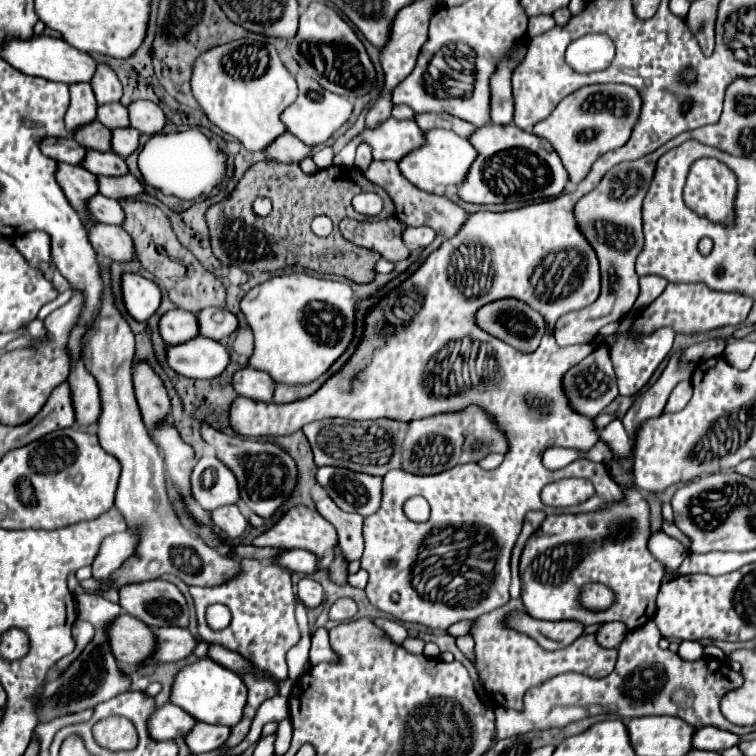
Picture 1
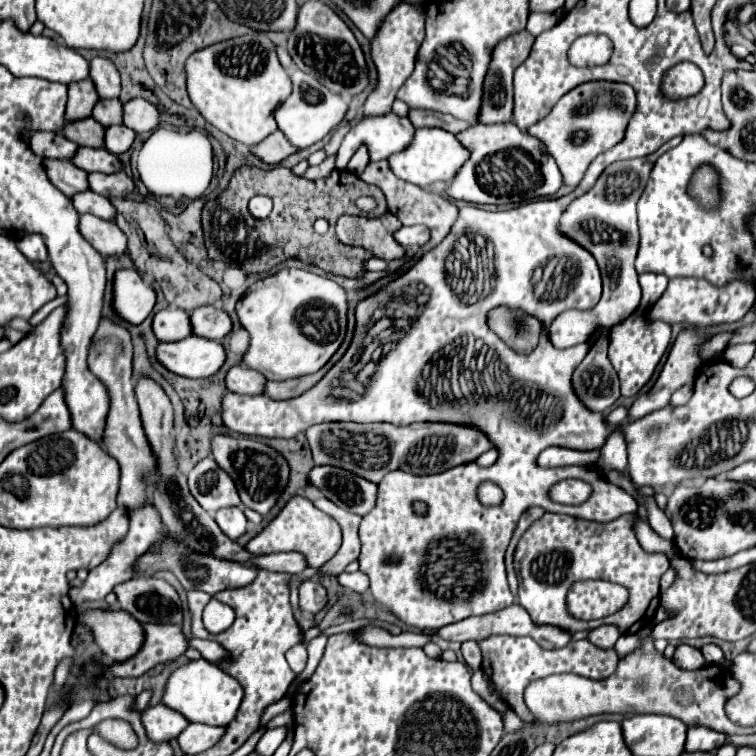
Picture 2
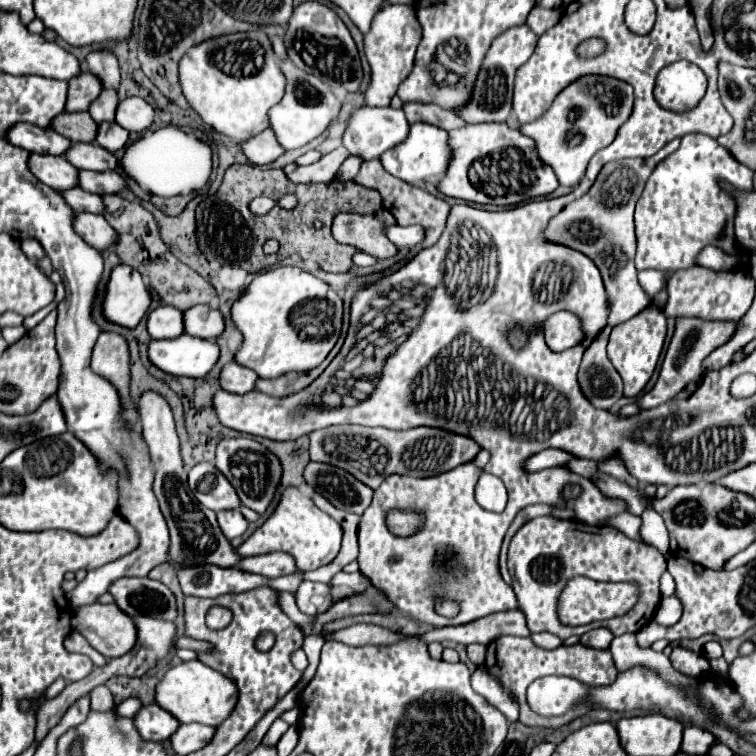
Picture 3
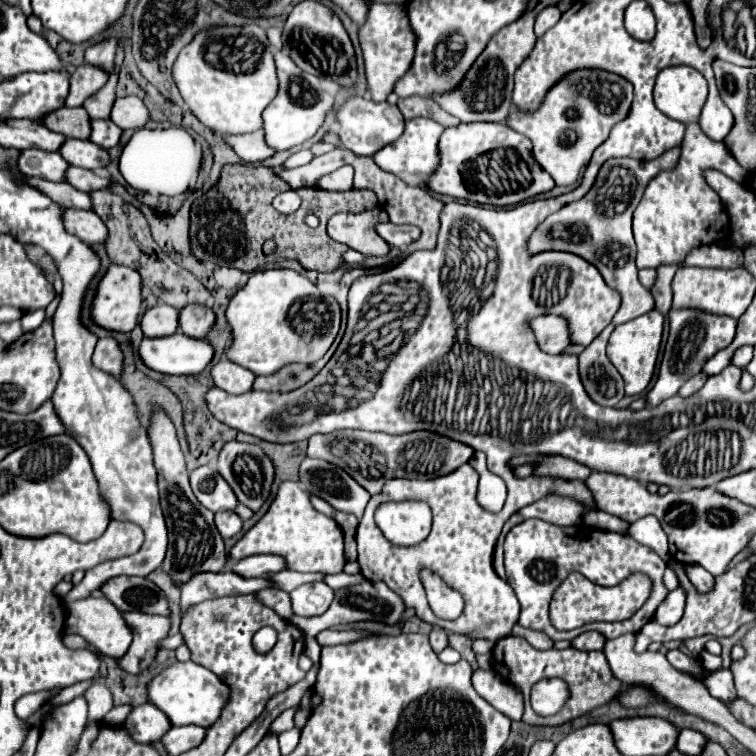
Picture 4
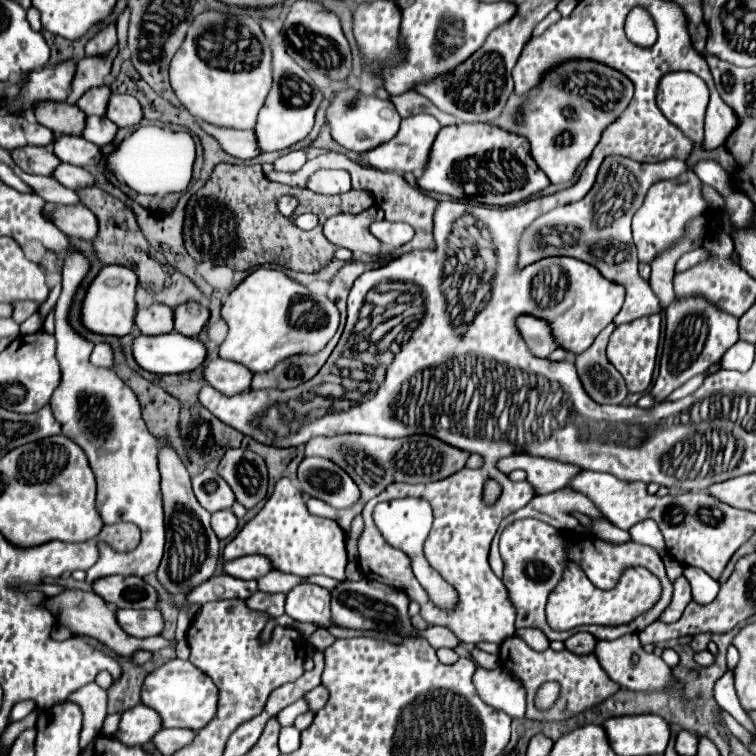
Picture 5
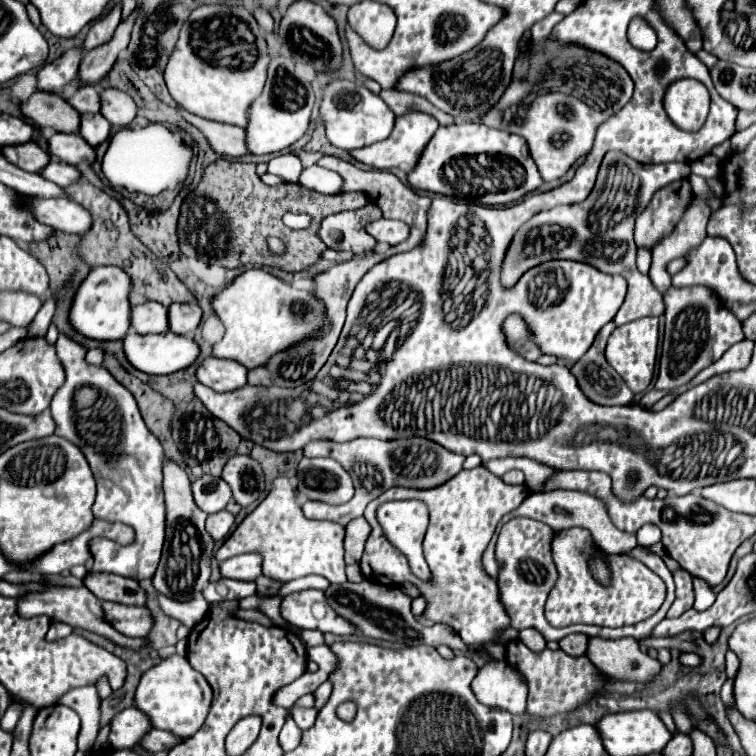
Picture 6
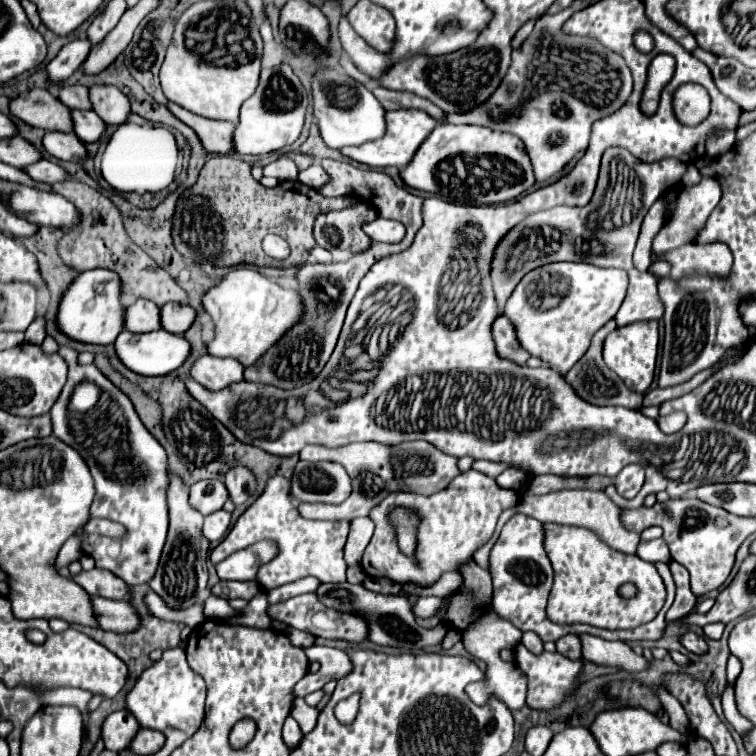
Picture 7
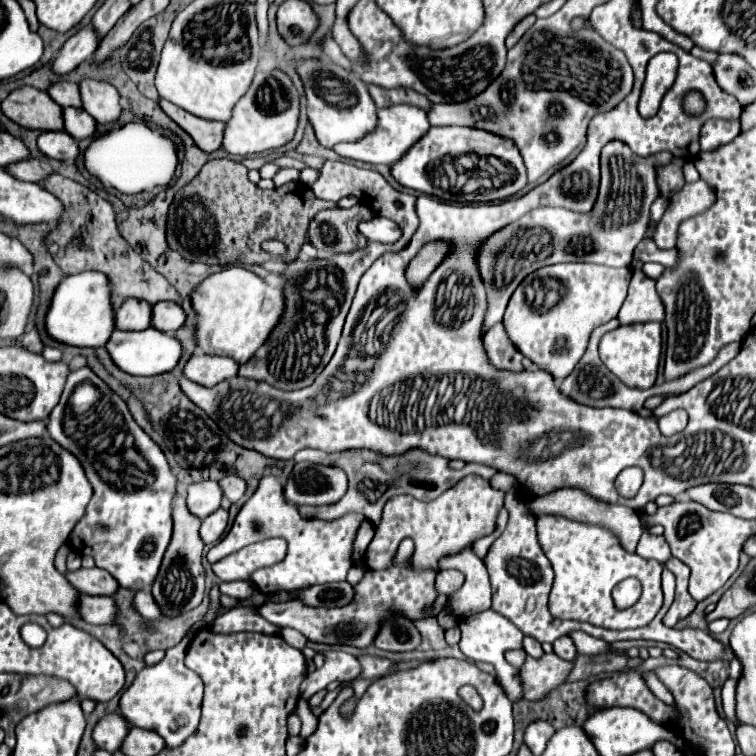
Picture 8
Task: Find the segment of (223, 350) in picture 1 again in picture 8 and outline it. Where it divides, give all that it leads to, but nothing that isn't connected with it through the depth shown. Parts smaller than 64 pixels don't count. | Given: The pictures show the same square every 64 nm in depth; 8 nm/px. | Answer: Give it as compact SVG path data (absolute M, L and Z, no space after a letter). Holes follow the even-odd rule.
M148 328L142 332L124 332L124 330L116 330L108 344L106 344L114 364L118 368L122 368L124 372L132 374L132 376L156 376L156 374L164 374L168 370L172 370L182 356L182 344L170 336L164 334L156 328Z

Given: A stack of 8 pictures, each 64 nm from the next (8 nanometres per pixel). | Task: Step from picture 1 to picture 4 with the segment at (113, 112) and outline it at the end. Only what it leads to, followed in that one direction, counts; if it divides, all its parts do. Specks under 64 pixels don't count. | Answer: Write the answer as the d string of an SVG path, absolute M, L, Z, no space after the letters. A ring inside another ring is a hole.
M110 76L106 86L84 102L84 108L92 120L106 120L110 118L110 110L114 102L116 102L116 76Z

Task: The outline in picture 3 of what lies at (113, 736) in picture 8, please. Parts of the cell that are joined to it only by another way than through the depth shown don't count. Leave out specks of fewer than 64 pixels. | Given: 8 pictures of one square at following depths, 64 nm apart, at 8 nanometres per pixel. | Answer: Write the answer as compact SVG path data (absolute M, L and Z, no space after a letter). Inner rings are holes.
M158 704L142 706L142 710L134 716L134 722L142 738L154 742L168 740L172 732L176 732L176 728L180 726L180 722L170 712L164 712L164 708L160 708Z

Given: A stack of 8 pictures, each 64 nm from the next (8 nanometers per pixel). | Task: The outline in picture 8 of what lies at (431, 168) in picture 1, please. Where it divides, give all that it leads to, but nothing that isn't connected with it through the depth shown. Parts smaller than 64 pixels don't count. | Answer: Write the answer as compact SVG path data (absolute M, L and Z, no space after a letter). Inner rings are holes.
M400 104L392 108L382 108L378 110L378 128L372 134L368 134L364 140L358 140L358 142L336 144L334 150L344 158L390 166L390 164L396 164L396 160L400 160L400 156L404 156L404 152L408 152L408 148L412 148L412 144L416 144L424 136L424 132L428 132L428 128L430 128L428 114L416 106Z

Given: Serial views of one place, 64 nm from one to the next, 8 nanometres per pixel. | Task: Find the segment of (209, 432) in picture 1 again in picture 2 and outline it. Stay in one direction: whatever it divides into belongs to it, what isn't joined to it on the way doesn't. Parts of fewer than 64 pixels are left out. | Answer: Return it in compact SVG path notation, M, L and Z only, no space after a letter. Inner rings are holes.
M216 434L212 438L212 452L214 452L214 460L218 462L218 466L224 468L232 476L244 506L266 516L274 508L274 504L278 502L280 494L284 492L284 488L288 484L290 468L288 468L286 458L280 452L276 452L274 448L270 448L258 440L242 438L242 436L232 438L226 434Z

